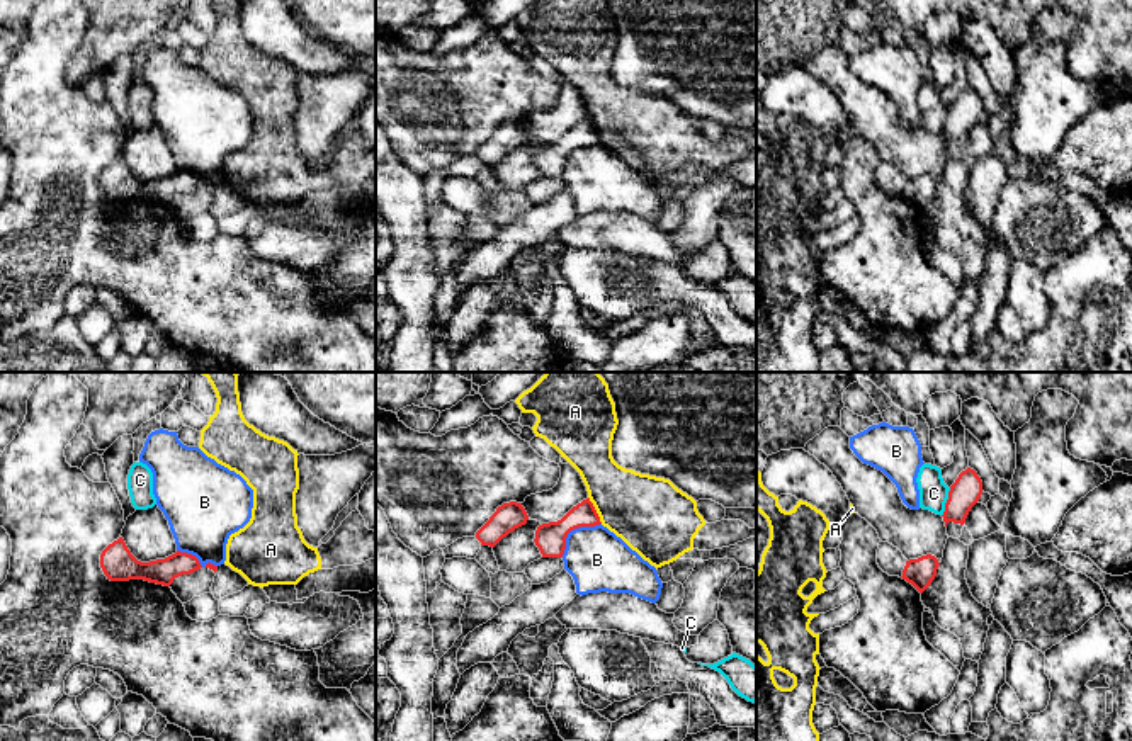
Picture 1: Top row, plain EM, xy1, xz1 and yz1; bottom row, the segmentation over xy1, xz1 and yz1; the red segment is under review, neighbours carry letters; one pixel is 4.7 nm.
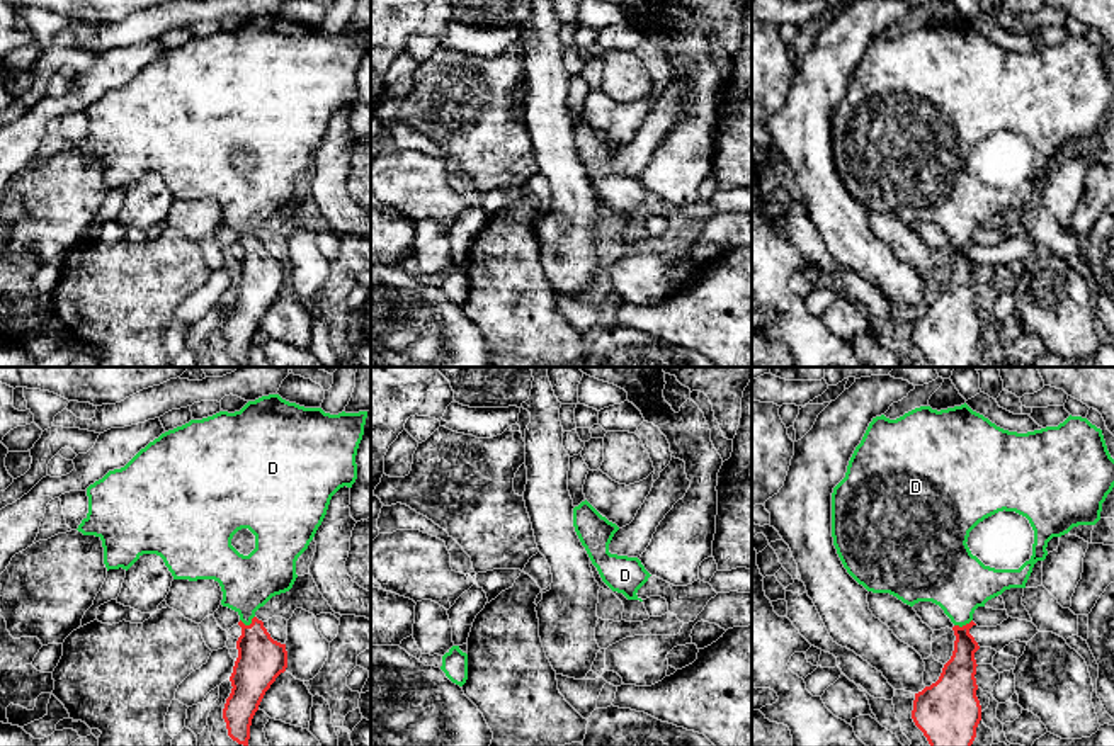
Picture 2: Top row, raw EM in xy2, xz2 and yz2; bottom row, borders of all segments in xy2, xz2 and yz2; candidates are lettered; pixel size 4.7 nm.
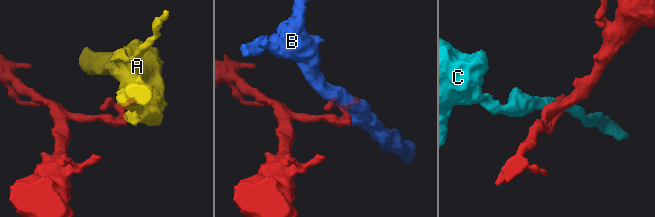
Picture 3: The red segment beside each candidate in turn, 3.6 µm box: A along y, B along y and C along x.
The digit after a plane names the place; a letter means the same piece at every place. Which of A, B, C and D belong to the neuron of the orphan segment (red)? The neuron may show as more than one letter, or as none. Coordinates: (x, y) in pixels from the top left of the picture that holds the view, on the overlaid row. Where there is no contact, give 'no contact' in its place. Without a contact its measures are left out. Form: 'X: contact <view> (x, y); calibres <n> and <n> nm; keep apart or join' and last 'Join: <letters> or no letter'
A: contact xz1 (595, 510); calibres 140 and 360 nm; keep apart
B: contact xz1 (573, 529); calibres 140 and 280 nm; keep apart
C: contact yz1 (947, 502); calibres 150 and 140 nm; keep apart
D: contact xy2 (250, 624); calibres 220 and 260 nm; join
Join: D

